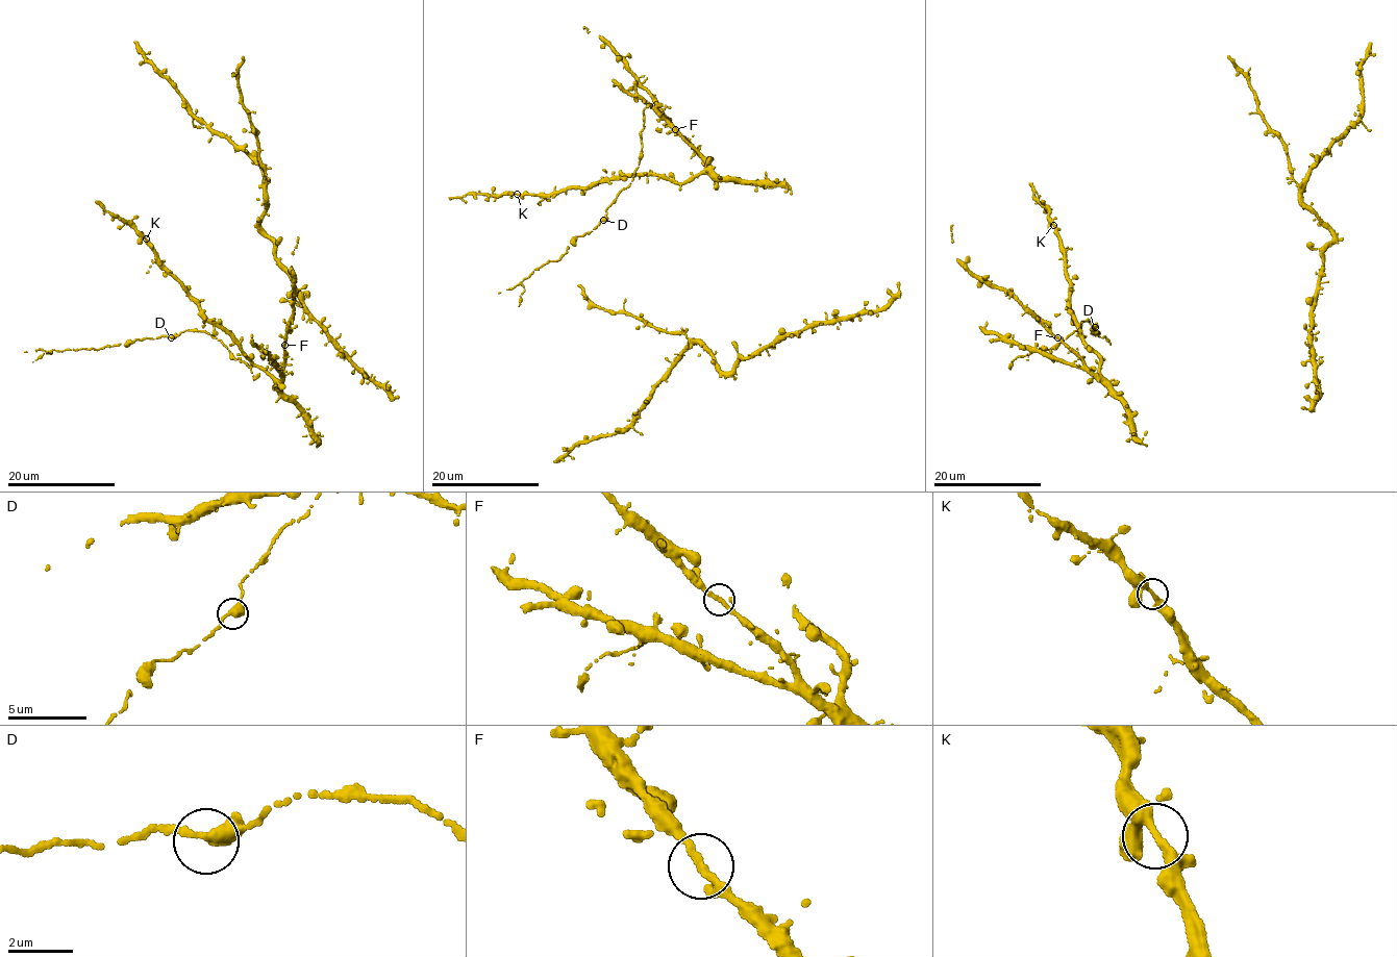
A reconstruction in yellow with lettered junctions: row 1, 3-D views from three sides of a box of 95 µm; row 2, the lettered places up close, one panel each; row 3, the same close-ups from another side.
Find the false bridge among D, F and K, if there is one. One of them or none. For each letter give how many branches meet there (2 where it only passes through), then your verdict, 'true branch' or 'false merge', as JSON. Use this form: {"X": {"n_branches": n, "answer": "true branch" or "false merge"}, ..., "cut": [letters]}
{"D": {"n_branches": 3, "answer": "true branch"}, "F": {"n_branches": 3, "answer": "true branch"}, "K": {"n_branches": 3, "answer": "true branch"}, "cut": []}

